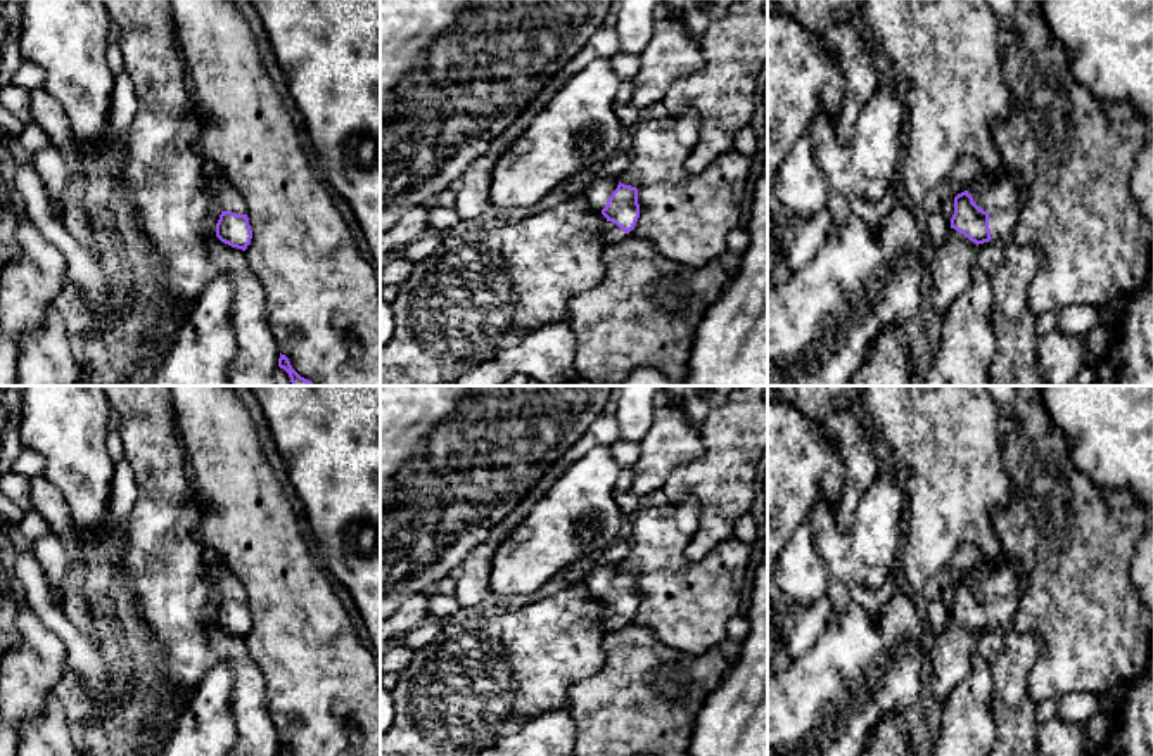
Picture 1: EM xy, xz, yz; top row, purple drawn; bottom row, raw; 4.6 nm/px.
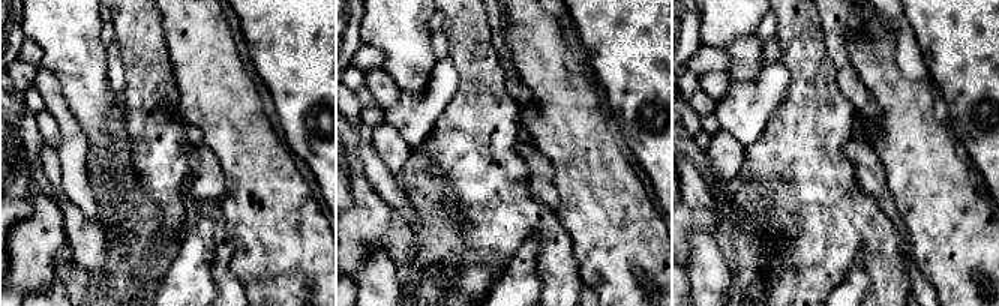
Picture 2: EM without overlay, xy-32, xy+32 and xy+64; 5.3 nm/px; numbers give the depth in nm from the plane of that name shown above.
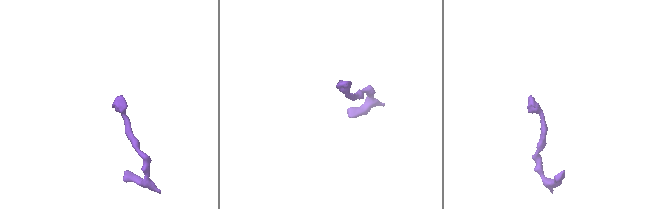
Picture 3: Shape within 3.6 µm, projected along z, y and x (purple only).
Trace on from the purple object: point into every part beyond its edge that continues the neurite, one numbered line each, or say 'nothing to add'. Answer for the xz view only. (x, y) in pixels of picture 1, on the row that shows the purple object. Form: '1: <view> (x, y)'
1: xz (598, 192)
2: xz (612, 234)

